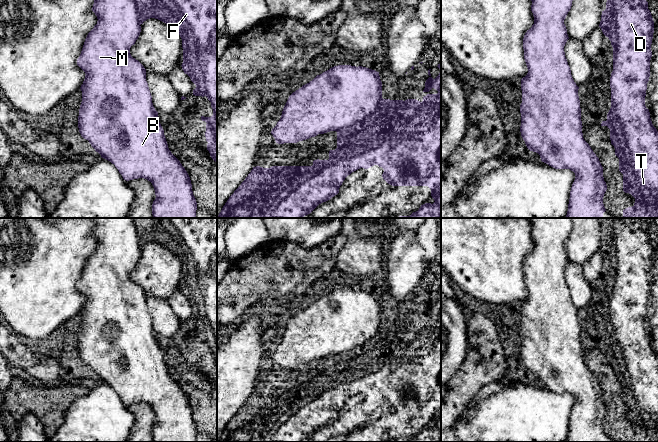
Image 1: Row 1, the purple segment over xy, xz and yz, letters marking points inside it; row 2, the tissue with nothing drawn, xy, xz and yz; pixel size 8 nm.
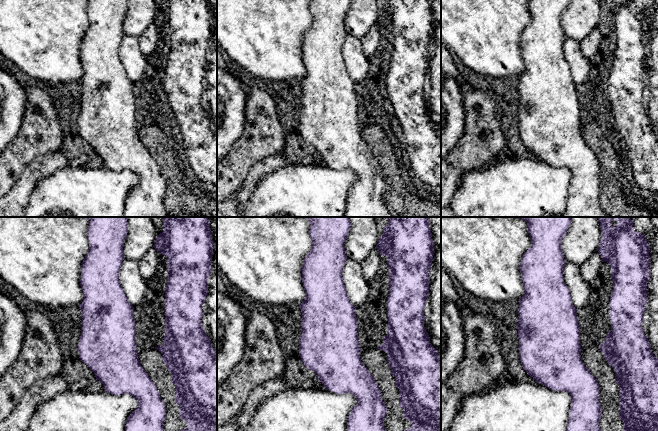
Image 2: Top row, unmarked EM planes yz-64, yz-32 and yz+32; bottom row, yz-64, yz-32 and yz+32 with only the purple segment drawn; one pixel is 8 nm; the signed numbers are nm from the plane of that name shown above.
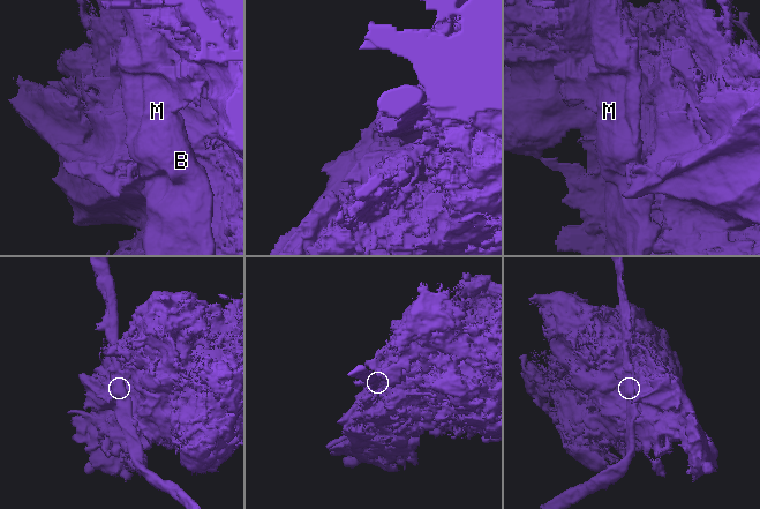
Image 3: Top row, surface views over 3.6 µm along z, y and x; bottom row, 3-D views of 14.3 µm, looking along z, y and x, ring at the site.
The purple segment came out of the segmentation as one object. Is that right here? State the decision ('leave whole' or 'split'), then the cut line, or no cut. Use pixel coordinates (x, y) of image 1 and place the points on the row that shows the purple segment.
split; cut xy (145, 79), (99, 98), (98, 125), (89, 141)

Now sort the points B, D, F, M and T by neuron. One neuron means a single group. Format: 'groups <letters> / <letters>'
groups B D F T / M

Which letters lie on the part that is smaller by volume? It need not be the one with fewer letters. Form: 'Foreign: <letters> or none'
Foreign: M

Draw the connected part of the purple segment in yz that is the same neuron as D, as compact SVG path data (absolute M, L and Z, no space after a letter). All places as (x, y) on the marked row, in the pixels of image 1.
M607 0L599 24L613 47L613 71L610 77L611 108L601 126L610 129L611 144L619 158L619 171L623 174L623 191L635 198L632 207L623 210L622 218L658 218L658 131L653 126L649 109L645 106L647 83L650 77L651 44L654 21L646 0Z

